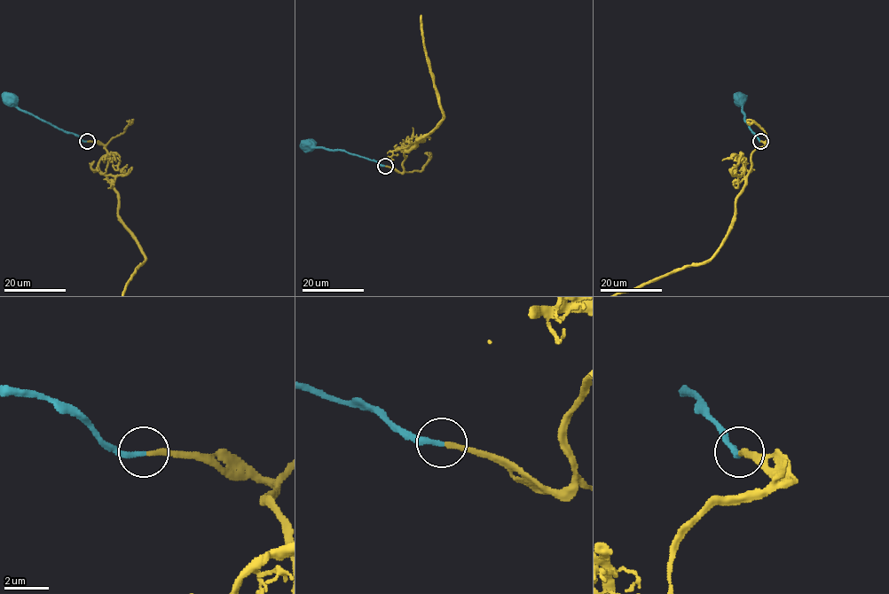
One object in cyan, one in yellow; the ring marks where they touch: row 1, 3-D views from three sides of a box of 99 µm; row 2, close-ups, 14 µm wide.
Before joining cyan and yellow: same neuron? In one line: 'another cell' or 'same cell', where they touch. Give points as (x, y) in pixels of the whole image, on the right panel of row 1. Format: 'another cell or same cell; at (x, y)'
same cell; at (760, 141)

